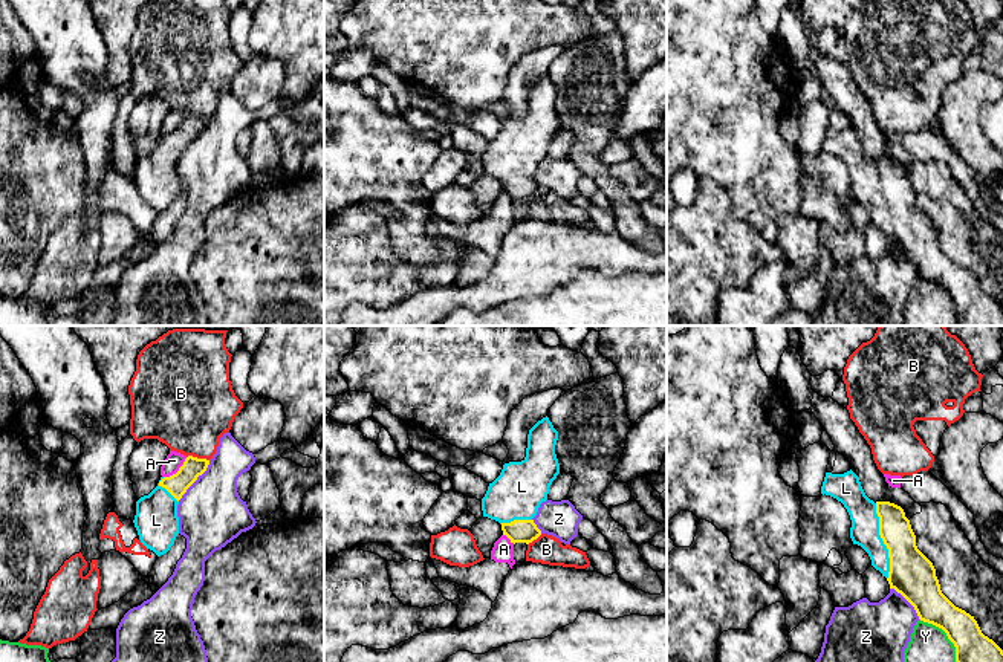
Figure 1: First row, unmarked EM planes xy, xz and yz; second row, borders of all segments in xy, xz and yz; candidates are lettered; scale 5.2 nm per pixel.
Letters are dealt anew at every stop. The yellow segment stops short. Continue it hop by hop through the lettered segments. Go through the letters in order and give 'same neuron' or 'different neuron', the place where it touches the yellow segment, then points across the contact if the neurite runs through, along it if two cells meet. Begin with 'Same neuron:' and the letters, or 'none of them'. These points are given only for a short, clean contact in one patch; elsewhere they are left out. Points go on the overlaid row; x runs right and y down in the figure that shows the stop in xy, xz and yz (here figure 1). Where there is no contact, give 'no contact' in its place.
Same neuron: L
A: different neuron; contact xy (178, 471); border xy (187, 457), (175, 473), (164, 477)
B: different neuron; contact xy (196, 457); border xy (187, 456), (208, 460)
L: same neuron; contact yz (882, 540)
Y: different neuron; contact yz (947, 635)
Z: different neuron; contact xy (196, 479)

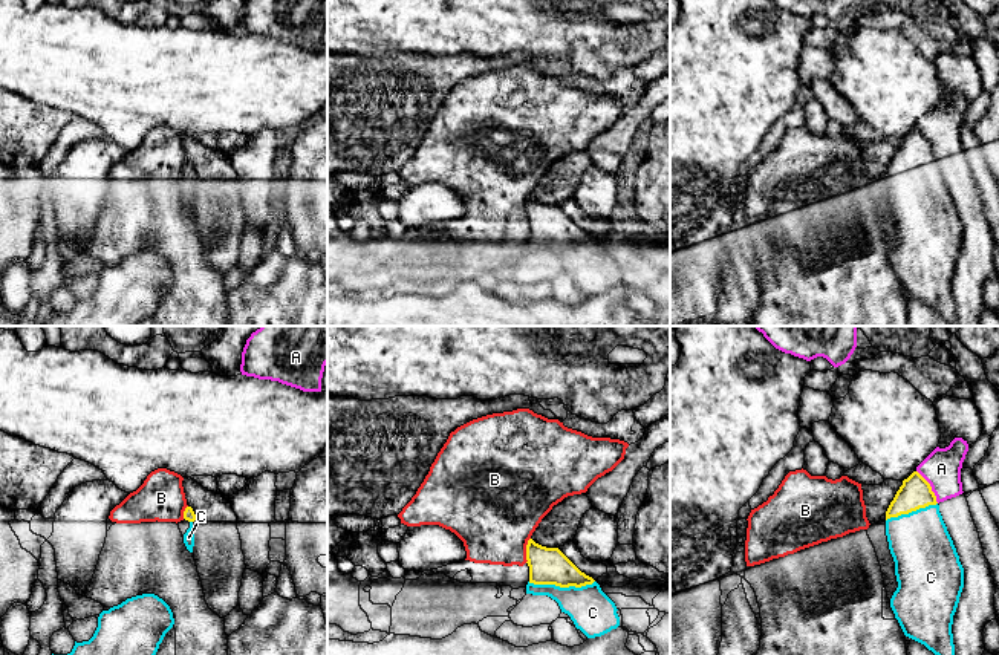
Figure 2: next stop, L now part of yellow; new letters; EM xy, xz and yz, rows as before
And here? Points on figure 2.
Same neuron: C
A: different neuron; contact yz (930, 487)
B: different neuron; contact xz (527, 550); border xz (530, 537), (525, 562)
C: same neuron; contact xz (560, 586)

